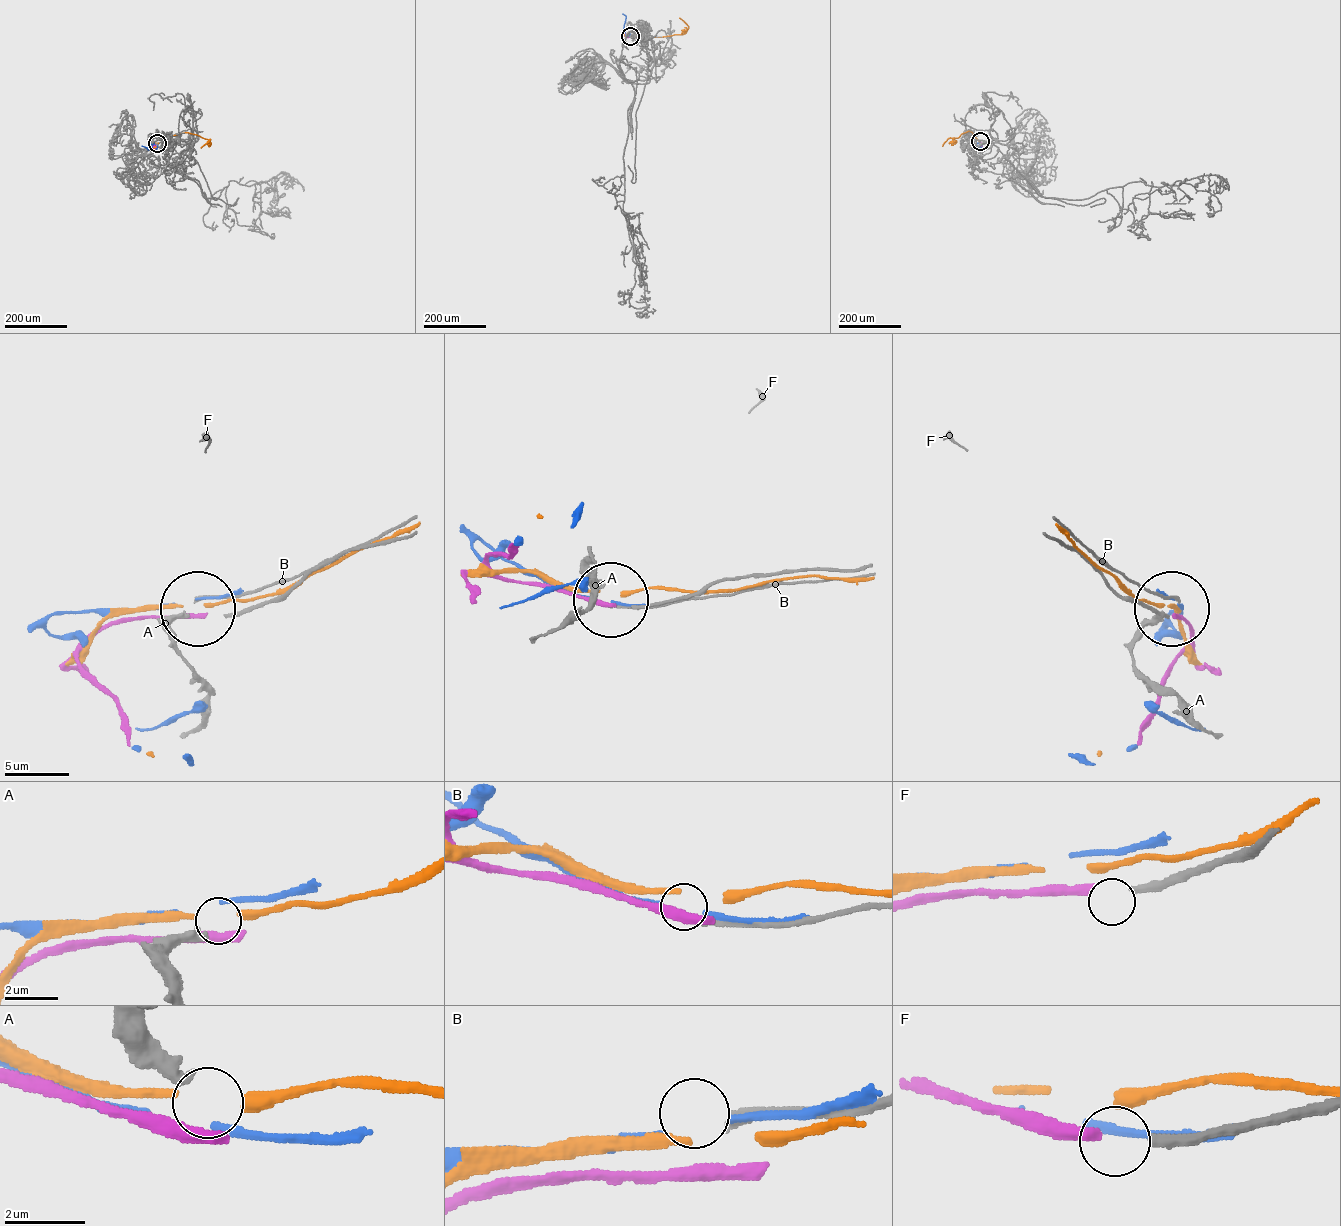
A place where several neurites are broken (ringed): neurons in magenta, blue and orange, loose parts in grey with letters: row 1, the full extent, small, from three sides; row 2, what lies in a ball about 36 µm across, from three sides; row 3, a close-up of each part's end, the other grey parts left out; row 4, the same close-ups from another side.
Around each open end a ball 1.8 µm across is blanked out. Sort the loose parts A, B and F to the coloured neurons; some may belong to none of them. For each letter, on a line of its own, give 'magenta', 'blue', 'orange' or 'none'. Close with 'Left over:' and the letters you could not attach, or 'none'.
A: none
B: none
F: none
Left over: A, B, F

